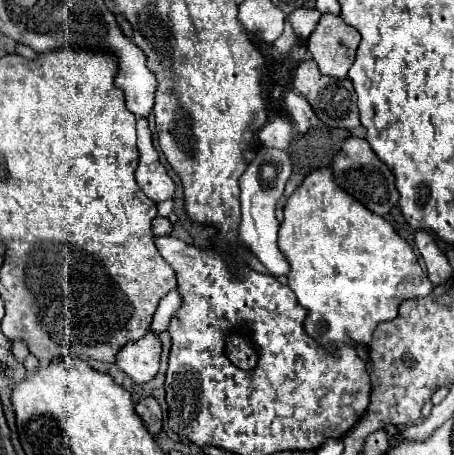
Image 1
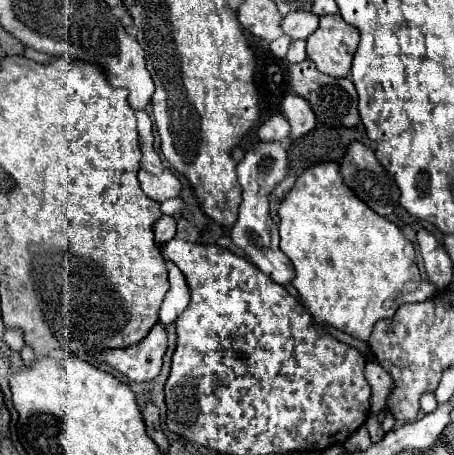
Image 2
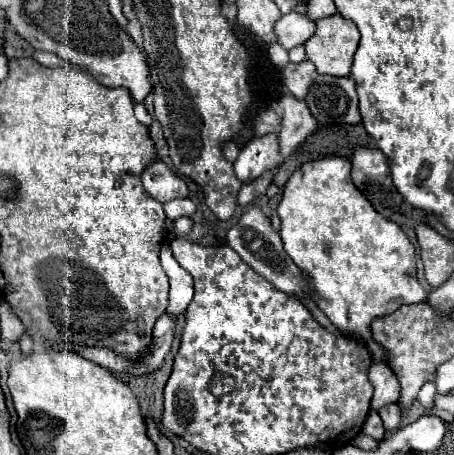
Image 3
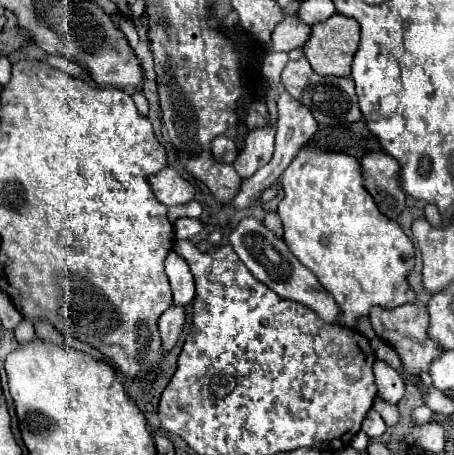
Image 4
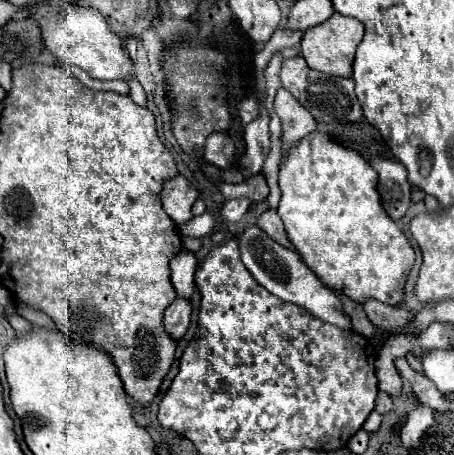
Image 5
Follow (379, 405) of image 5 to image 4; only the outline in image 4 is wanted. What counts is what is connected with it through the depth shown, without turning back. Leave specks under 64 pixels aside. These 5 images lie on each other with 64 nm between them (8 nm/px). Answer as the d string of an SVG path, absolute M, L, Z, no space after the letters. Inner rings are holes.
M376 400L373 408L382 416L384 421L392 421L395 417L397 418L396 420L400 420L399 409L397 407L396 410L396 405L394 404L384 402L384 400Z

